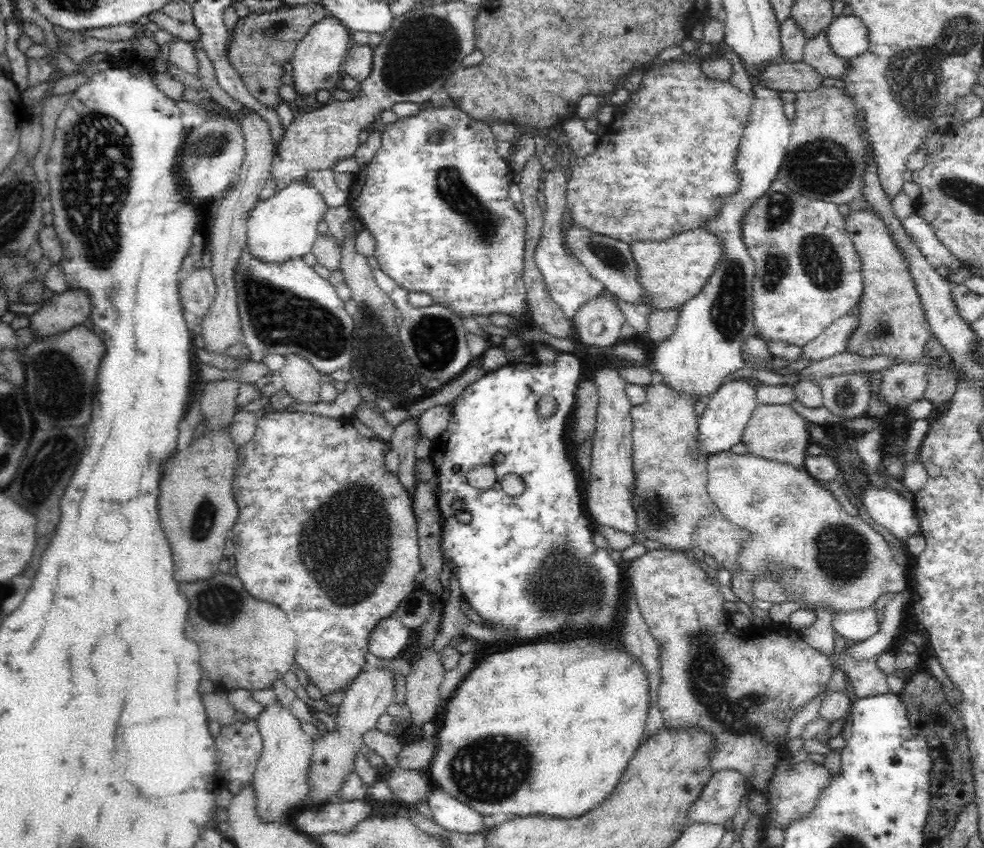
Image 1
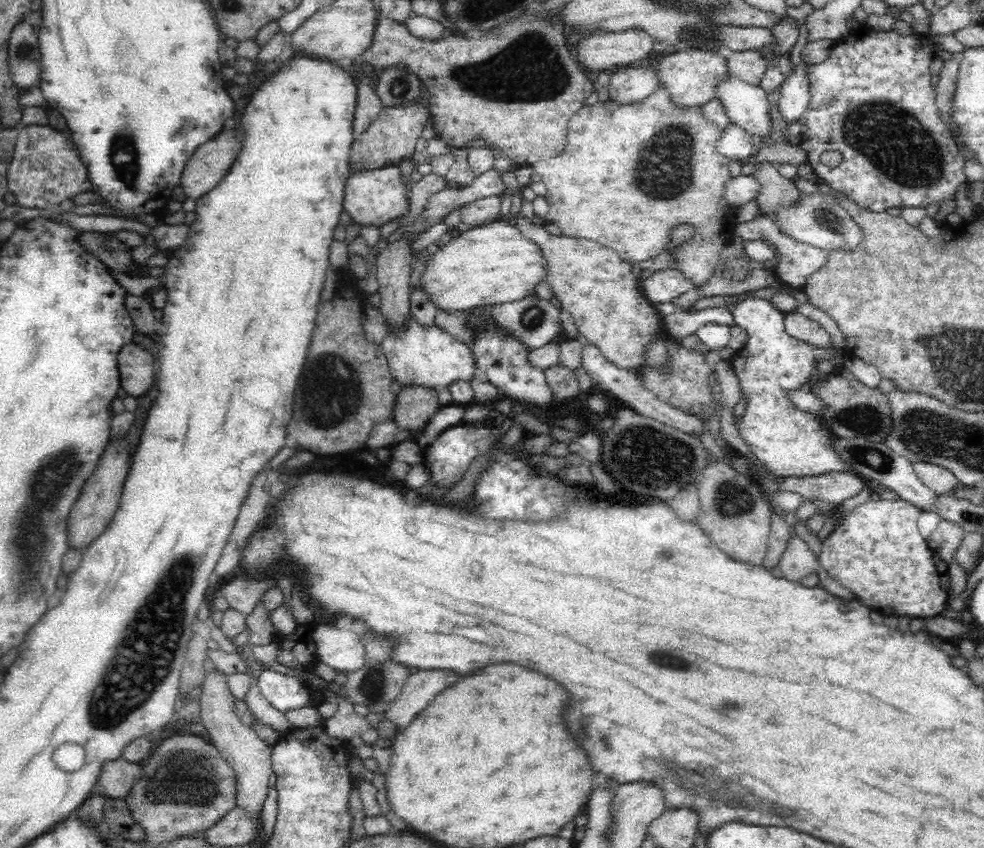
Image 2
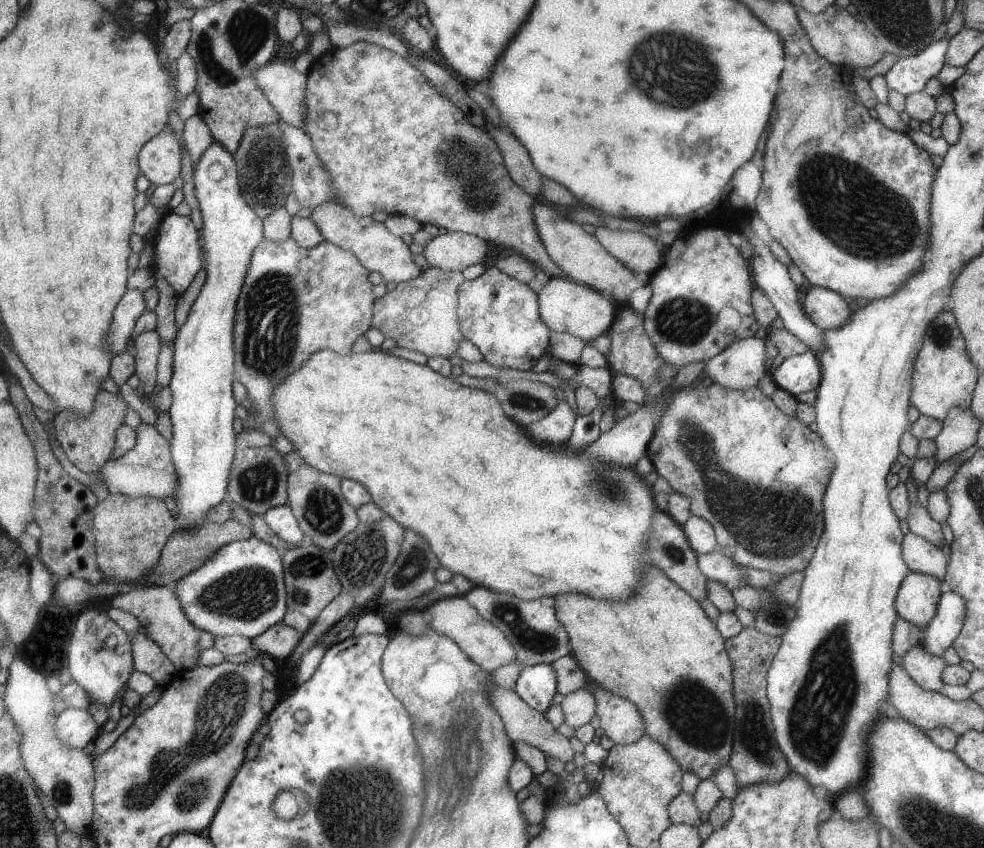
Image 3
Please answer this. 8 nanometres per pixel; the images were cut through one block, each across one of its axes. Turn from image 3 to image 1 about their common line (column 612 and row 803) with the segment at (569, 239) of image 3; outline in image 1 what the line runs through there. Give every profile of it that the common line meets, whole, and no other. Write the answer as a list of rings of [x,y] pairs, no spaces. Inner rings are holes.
[[[278,700],[264,707],[255,720],[262,739],[262,752],[251,779],[255,790],[256,811],[264,822],[278,823],[307,796],[307,770],[311,765],[314,742],[303,731],[305,725],[301,720]]]

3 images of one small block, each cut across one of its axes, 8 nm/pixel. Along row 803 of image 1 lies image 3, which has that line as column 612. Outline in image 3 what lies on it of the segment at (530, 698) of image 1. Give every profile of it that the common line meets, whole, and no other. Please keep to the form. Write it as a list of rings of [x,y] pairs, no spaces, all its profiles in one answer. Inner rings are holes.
[[[372,348],[369,352],[364,353],[351,352],[348,355],[335,354],[335,352],[331,352],[331,350],[327,349],[317,350],[317,352],[315,352],[310,358],[307,358],[307,361],[303,362],[303,365],[299,366],[299,368],[303,368],[303,370],[289,374],[289,377],[285,382],[279,384],[279,386],[275,386],[275,388],[271,390],[269,404],[273,406],[272,418],[277,422],[279,432],[281,432],[285,438],[289,439],[293,450],[298,452],[308,464],[315,467],[319,472],[338,476],[341,480],[351,479],[355,482],[362,483],[362,485],[370,492],[372,503],[375,504],[377,508],[383,510],[385,515],[391,517],[395,522],[398,522],[402,528],[409,528],[409,530],[417,532],[419,536],[423,536],[423,538],[427,540],[427,546],[433,550],[435,558],[439,560],[439,564],[441,564],[443,568],[446,568],[452,574],[463,576],[465,580],[473,584],[473,587],[477,586],[487,588],[487,590],[493,590],[493,592],[511,594],[511,596],[515,596],[515,598],[521,598],[521,600],[527,601],[541,599],[544,602],[551,602],[557,594],[573,592],[573,594],[585,594],[585,596],[589,596],[589,598],[607,600],[607,602],[611,602],[611,600],[625,602],[625,600],[629,600],[629,596],[635,592],[635,586],[637,586],[637,582],[639,582],[639,576],[641,576],[643,568],[651,565],[648,560],[648,555],[646,554],[645,542],[647,542],[649,528],[651,528],[651,514],[653,514],[657,508],[656,504],[653,504],[653,498],[651,498],[652,488],[645,486],[645,484],[643,484],[643,480],[641,480],[641,478],[637,478],[634,467],[625,468],[625,466],[619,466],[619,464],[615,464],[615,462],[613,462],[613,464],[607,464],[607,462],[601,462],[601,460],[589,460],[589,458],[583,454],[583,451],[573,452],[573,450],[569,450],[569,448],[564,444],[553,446],[552,444],[537,444],[537,442],[531,442],[531,440],[529,440],[529,436],[525,434],[526,429],[523,430],[524,427],[520,427],[518,423],[513,419],[510,419],[503,412],[502,406],[497,402],[497,400],[495,400],[495,398],[493,398],[493,394],[487,394],[487,392],[481,392],[481,390],[467,388],[466,386],[459,386],[459,384],[455,384],[455,382],[453,382],[454,379],[445,378],[442,374],[436,373],[434,370],[431,370],[431,368],[427,368],[426,364],[419,365],[415,364],[415,362],[409,362],[403,358],[391,356],[388,352],[382,351],[379,348]]]

